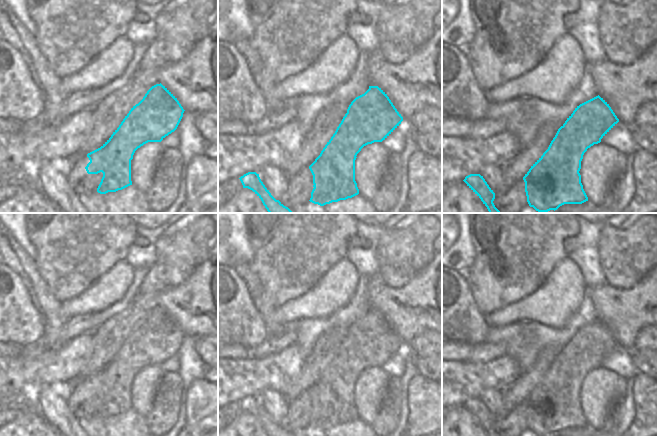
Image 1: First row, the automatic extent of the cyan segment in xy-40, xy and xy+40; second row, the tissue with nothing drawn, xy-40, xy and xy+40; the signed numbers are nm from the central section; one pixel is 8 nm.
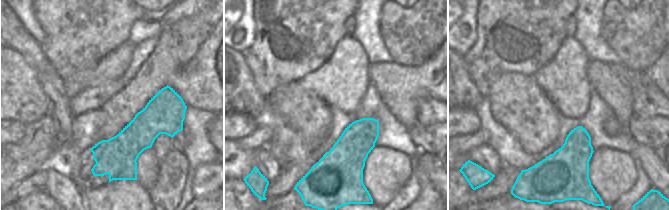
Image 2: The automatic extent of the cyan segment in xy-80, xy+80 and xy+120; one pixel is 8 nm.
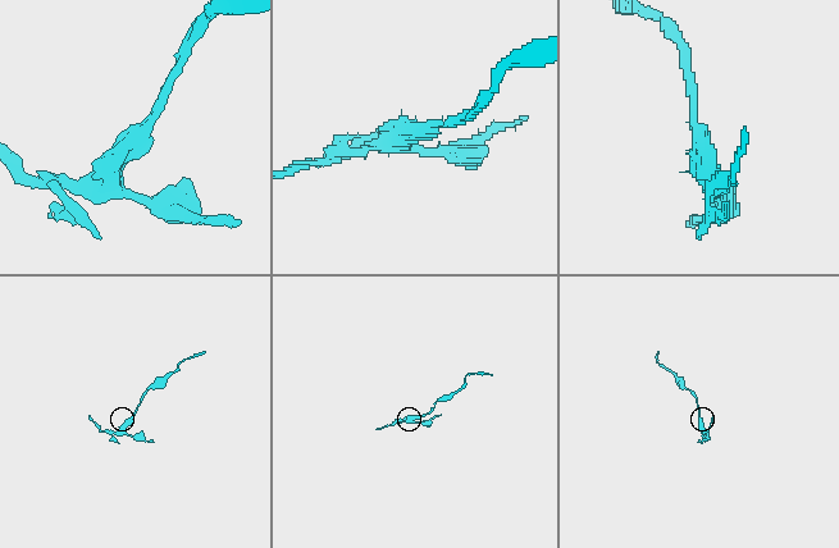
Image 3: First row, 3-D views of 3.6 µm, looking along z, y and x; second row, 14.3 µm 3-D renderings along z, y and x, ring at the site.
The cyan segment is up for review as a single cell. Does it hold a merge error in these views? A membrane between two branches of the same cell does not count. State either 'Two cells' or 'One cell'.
Two cells

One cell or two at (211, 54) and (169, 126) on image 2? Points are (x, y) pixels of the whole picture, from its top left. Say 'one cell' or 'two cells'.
two cells

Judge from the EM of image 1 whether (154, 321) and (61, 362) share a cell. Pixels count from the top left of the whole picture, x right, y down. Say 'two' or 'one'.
two

